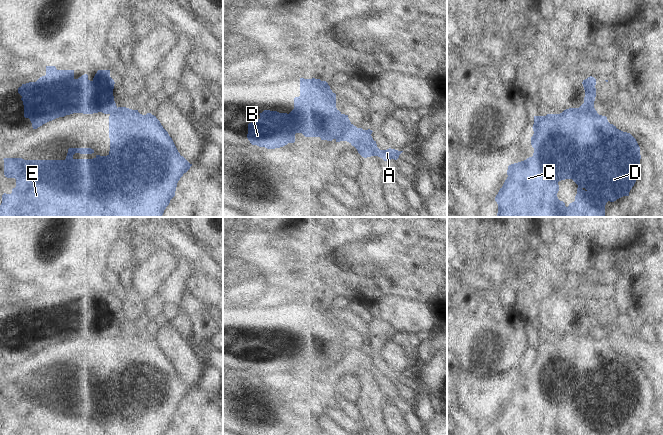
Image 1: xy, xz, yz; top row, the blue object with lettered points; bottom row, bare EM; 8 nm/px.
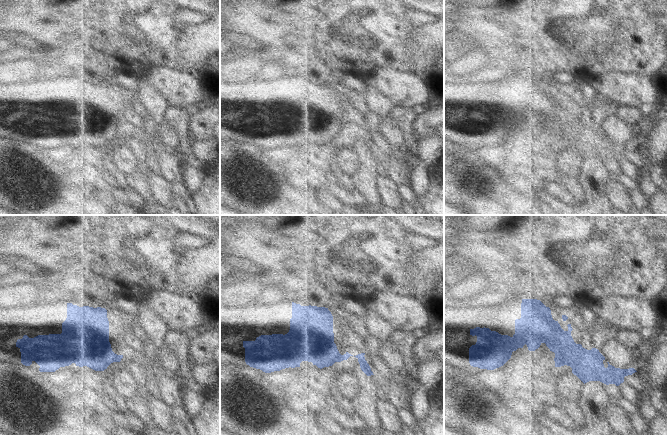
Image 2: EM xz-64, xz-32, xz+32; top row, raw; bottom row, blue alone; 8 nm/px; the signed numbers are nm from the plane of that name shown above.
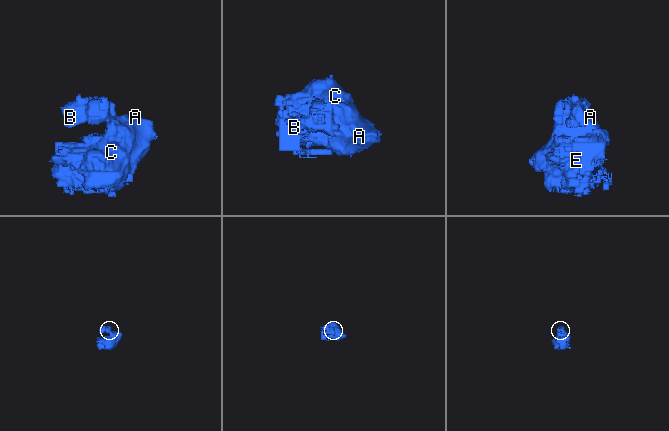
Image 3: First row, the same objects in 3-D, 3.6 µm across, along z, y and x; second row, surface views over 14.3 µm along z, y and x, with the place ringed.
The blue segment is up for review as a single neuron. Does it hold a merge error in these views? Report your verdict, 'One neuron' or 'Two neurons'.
Two neurons

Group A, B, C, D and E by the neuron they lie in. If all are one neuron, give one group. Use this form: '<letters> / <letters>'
A C D E / B

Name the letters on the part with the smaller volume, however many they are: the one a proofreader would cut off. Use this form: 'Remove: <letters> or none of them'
Remove: B

